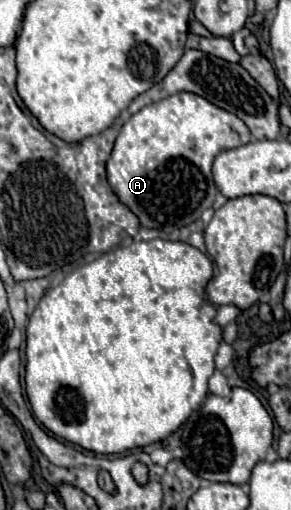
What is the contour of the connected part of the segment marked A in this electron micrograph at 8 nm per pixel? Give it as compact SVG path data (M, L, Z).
M179 92L161 102L141 108L123 124L115 140L113 152L107 160L107 180L121 204L125 204L139 218L141 228L153 228L171 234L173 230L179 230L199 220L201 214L213 206L217 196L217 186L211 174L215 156L223 150L239 148L249 140L249 128L235 114L213 106L197 94Z

